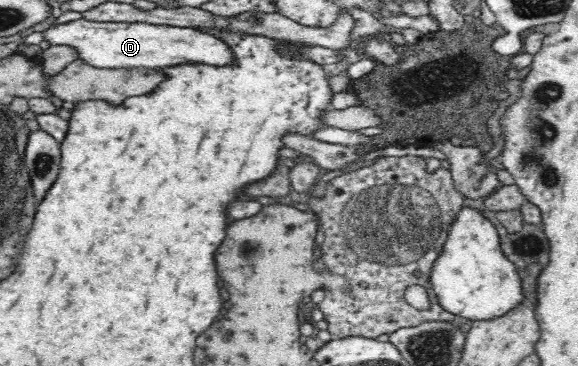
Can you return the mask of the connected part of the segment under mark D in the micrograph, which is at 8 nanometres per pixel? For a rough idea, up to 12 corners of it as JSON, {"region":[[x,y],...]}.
{"region":[[81,18],[43,32],[90,66],[234,64],[199,28]]}

